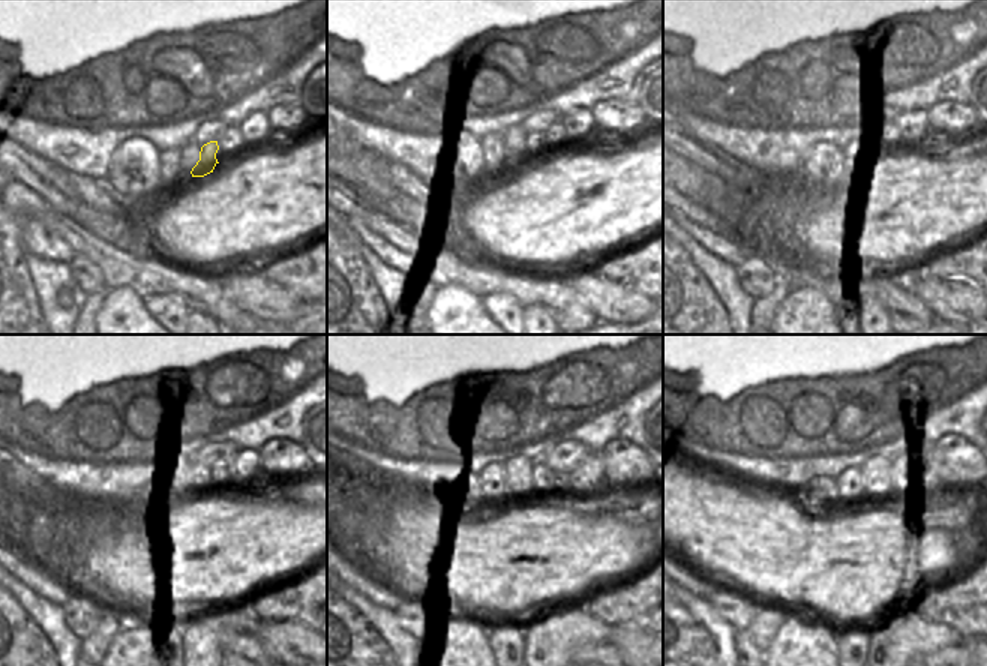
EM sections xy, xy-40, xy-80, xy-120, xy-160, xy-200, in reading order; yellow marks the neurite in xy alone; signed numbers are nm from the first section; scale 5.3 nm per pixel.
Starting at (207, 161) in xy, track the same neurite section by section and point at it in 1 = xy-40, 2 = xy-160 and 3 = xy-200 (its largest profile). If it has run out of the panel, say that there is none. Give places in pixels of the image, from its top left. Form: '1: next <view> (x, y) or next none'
1: next xy-40 (546, 150)
2: next xy-160 (543, 479)
3: next xy-200 (879, 480)

